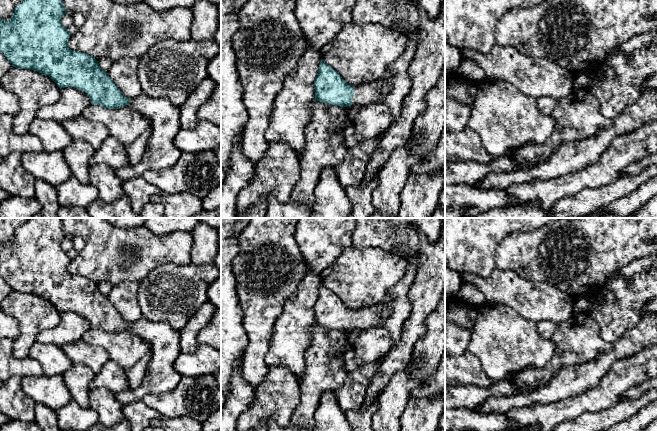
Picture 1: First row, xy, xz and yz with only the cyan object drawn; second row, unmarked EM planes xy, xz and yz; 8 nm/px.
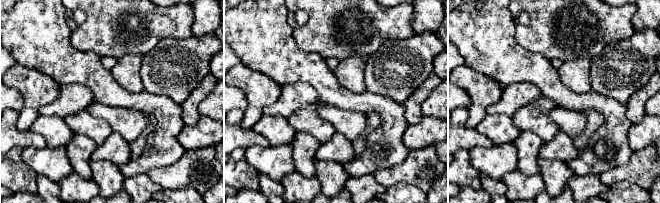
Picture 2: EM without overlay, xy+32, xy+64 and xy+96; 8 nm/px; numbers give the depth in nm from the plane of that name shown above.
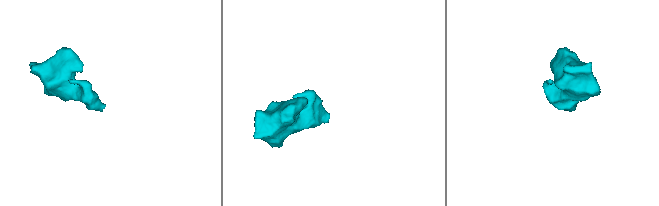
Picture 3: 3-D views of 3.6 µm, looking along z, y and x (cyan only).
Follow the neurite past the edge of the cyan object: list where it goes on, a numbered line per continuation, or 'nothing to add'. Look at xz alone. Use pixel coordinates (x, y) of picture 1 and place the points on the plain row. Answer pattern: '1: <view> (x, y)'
1: xz (364, 318)

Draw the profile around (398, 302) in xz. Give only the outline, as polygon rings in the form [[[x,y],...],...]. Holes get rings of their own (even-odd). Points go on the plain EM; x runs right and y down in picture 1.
[[[415,257],[406,260],[408,268],[405,275],[388,291],[387,299],[379,303],[391,311],[380,326],[389,332],[392,345],[400,339],[403,325],[411,312],[409,290],[416,278],[418,262]]]

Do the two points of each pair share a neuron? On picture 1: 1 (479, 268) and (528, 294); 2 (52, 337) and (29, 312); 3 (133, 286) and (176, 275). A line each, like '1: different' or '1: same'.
1: different
2: different
3: different

